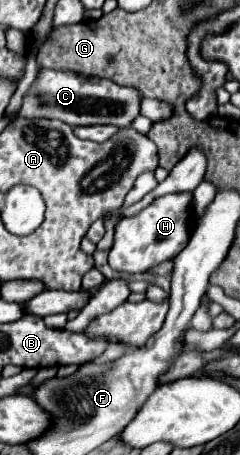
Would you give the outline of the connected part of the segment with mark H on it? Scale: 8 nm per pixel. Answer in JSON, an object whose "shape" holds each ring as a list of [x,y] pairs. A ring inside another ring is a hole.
{"shape":[[[172,193],[154,199],[132,217],[122,217],[114,227],[114,245],[108,253],[108,265],[120,273],[146,273],[162,261],[174,259],[190,241],[192,193]]]}

